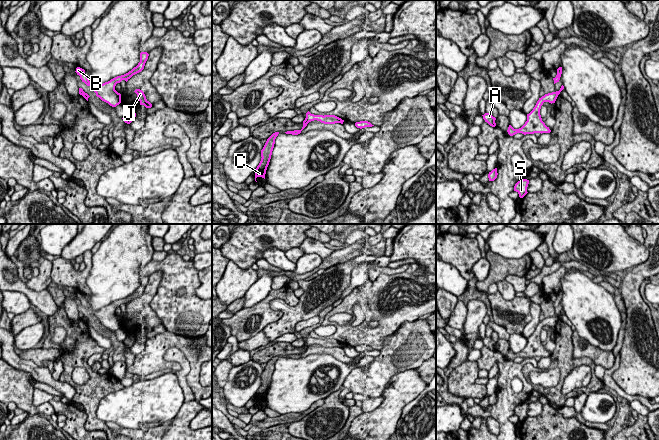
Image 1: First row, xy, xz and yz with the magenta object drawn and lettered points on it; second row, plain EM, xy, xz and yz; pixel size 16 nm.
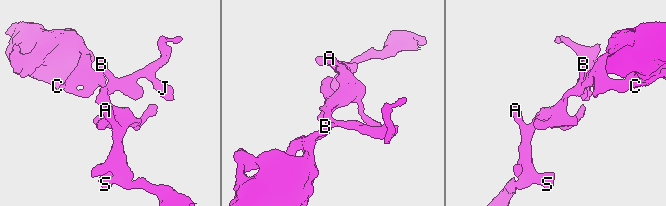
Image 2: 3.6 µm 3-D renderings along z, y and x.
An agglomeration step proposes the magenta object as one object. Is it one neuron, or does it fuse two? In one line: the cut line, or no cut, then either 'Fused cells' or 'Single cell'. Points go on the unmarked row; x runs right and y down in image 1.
Split along xz (305, 342), (308, 346). Fused cells

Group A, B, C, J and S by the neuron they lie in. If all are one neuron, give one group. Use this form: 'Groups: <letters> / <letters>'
Groups: A B J S / C

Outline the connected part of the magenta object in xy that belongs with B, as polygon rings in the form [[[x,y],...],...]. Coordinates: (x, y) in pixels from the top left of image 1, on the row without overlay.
[[[141,276],[140,286],[131,295],[124,299],[117,300],[110,305],[105,306],[100,310],[94,312],[90,309],[90,305],[85,299],[84,293],[77,291],[75,296],[77,297],[77,299],[80,300],[82,306],[84,306],[87,310],[90,310],[93,313],[97,321],[99,321],[102,325],[108,327],[110,330],[116,331],[121,327],[121,318],[115,314],[116,308],[120,307],[122,304],[125,304],[127,306],[133,299],[141,296],[144,293],[148,280],[149,278],[147,276]]]

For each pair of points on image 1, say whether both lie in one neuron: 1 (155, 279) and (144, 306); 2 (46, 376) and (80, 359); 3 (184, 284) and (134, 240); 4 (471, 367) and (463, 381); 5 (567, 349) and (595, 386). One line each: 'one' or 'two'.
1: one
2: two
3: two
4: one
5: one

